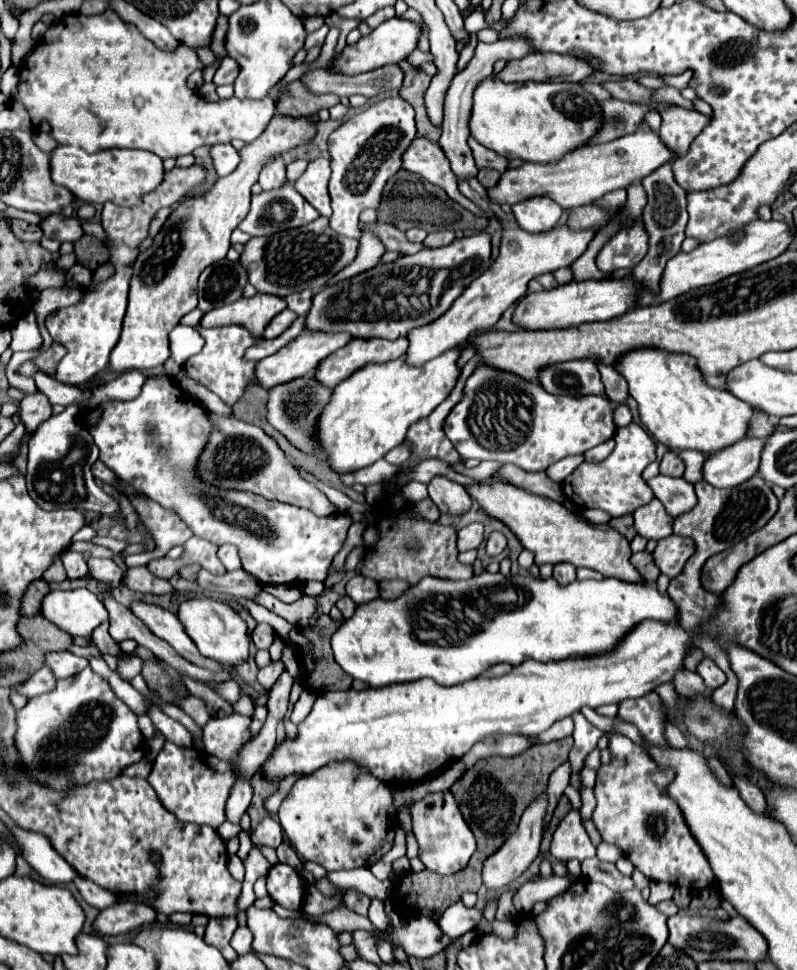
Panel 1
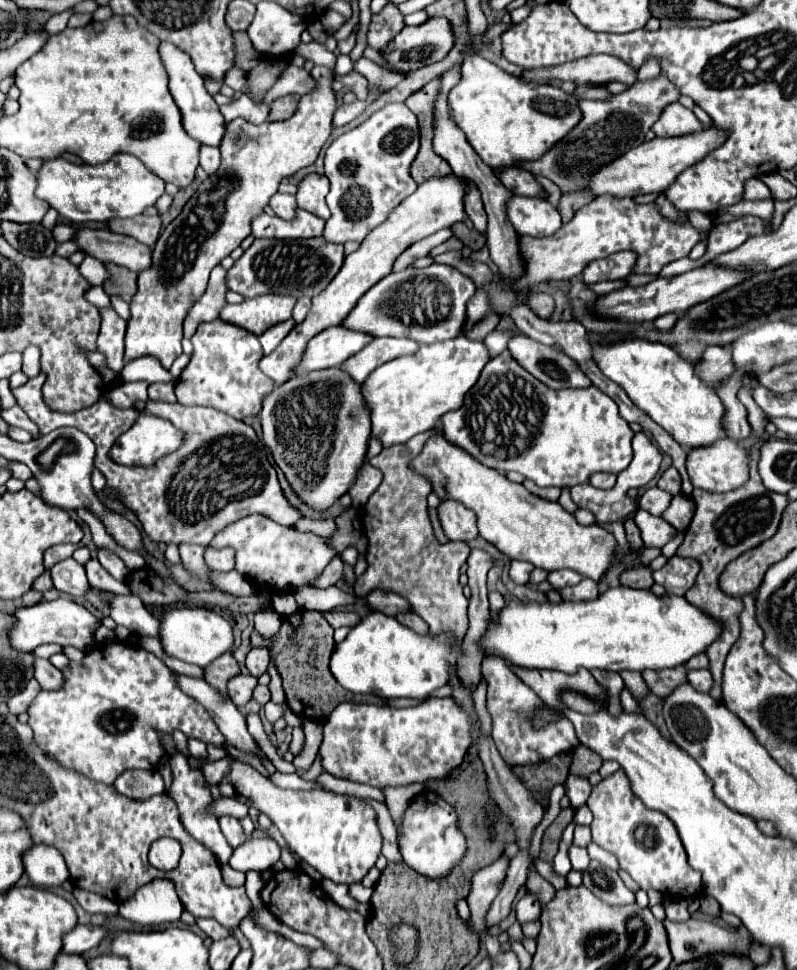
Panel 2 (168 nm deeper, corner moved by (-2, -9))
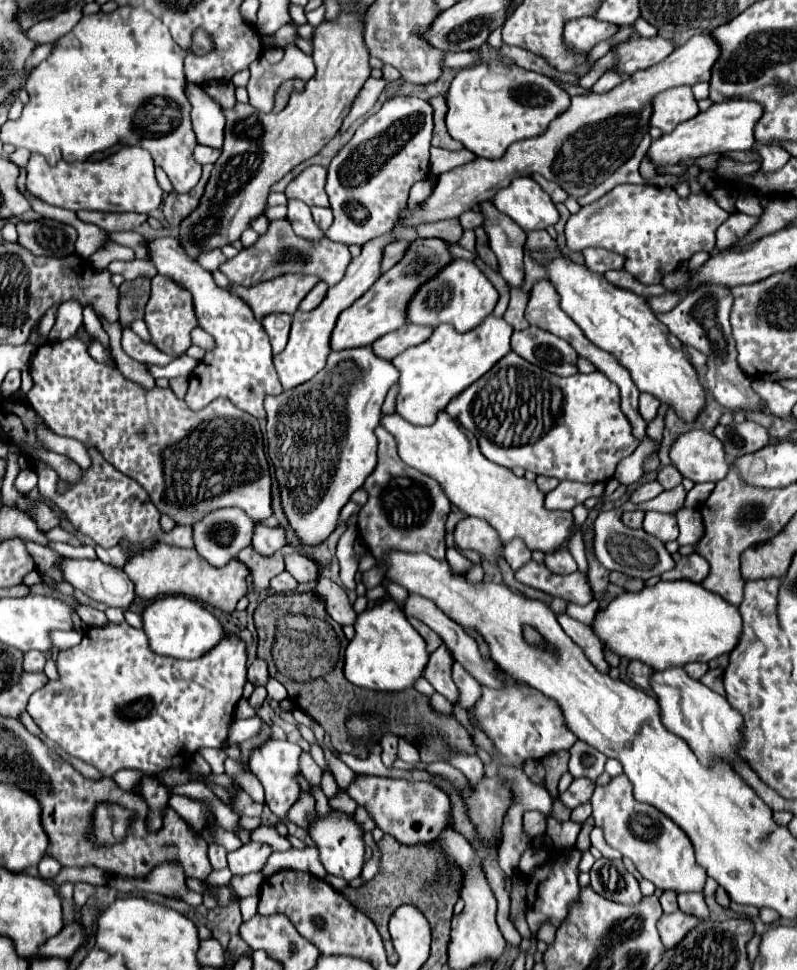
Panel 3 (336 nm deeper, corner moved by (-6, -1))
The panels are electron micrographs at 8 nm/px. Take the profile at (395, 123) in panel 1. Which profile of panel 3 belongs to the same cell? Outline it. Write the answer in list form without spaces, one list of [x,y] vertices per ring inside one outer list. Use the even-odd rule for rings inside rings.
[[[392,97],[358,127],[352,141],[338,151],[328,167],[326,191],[334,213],[334,223],[326,231],[330,241],[364,245],[396,225],[412,185],[430,177],[432,129],[432,107],[418,97]]]

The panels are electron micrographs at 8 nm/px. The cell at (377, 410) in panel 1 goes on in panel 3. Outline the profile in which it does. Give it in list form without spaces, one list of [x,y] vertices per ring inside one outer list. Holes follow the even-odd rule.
[[[488,315],[478,327],[458,333],[452,325],[438,325],[432,337],[416,347],[406,349],[392,363],[400,371],[400,393],[396,399],[396,411],[414,425],[430,425],[436,421],[436,413],[444,409],[452,397],[470,387],[486,371],[490,371],[504,355],[512,351],[510,337],[514,329],[502,319]]]

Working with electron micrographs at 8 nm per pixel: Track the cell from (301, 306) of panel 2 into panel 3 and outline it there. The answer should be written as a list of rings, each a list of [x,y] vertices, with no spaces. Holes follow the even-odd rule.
[[[320,281],[320,283],[304,297],[304,301],[300,303],[300,309],[302,309],[302,311],[312,311],[314,307],[318,307],[318,305],[322,303],[322,299],[326,297],[326,291],[328,291],[328,289],[330,289],[330,285]]]

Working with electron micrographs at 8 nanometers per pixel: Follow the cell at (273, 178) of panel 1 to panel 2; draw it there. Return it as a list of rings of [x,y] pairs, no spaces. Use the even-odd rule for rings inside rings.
[[[278,191],[278,193],[270,199],[268,205],[272,207],[272,211],[274,211],[278,217],[290,219],[290,217],[294,215],[294,209],[296,209],[296,199],[294,199],[294,195],[286,195],[286,193],[280,193],[280,191]]]

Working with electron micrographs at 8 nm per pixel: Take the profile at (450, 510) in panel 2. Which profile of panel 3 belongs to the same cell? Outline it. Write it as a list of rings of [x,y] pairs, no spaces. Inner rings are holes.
[[[478,517],[462,519],[454,529],[454,541],[460,549],[478,551],[480,559],[492,565],[498,565],[502,559],[502,543],[498,543],[498,535],[494,535],[494,529]]]

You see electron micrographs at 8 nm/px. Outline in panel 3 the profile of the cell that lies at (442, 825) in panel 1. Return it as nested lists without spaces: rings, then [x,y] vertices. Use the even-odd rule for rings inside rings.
[[[356,775],[346,793],[368,811],[374,819],[376,827],[384,833],[392,835],[396,841],[404,845],[414,845],[422,841],[432,841],[448,821],[450,801],[444,791],[432,787],[426,781],[406,781],[406,779],[388,779],[388,777],[374,777],[374,775]]]

